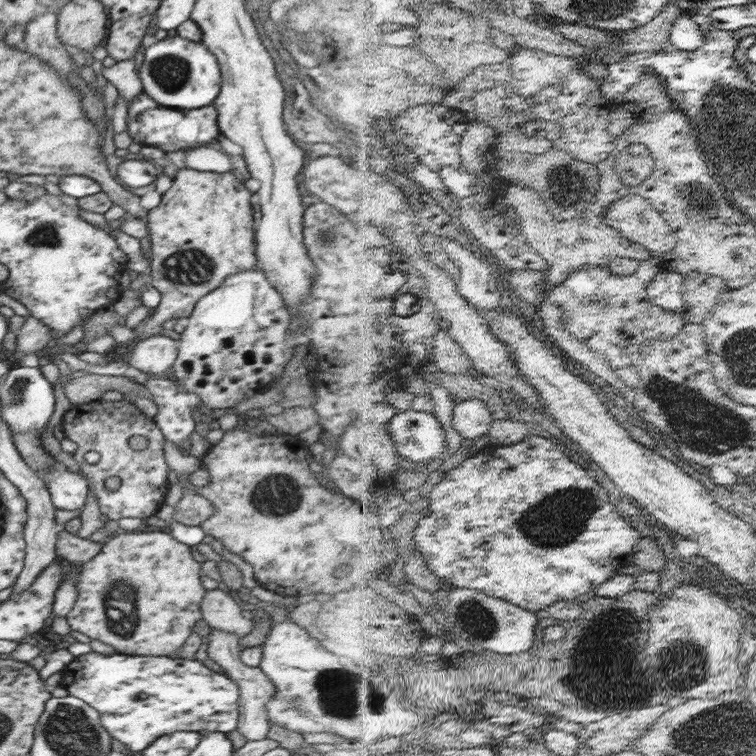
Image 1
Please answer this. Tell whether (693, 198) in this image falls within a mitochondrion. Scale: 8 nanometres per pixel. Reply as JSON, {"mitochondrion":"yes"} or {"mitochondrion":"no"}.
{"mitochondrion":"yes"}

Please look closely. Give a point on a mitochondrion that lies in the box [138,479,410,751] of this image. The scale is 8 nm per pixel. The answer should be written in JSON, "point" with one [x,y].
{"point":[338,694]}

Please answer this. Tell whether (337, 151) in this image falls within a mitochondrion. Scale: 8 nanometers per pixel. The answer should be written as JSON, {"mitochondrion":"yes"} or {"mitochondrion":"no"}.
{"mitochondrion":"no"}

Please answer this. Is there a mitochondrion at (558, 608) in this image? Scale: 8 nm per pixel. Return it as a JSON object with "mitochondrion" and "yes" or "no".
{"mitochondrion":"no"}

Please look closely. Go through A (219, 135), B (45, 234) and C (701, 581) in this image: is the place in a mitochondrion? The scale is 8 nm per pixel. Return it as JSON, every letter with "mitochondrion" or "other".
{"A":"other","B":"mitochondrion","C":"other"}

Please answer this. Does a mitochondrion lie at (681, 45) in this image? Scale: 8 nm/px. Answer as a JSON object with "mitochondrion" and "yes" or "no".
{"mitochondrion":"no"}

